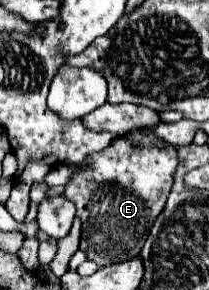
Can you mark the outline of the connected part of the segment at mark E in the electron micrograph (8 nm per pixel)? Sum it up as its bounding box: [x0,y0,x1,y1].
[63,130,179,266]

